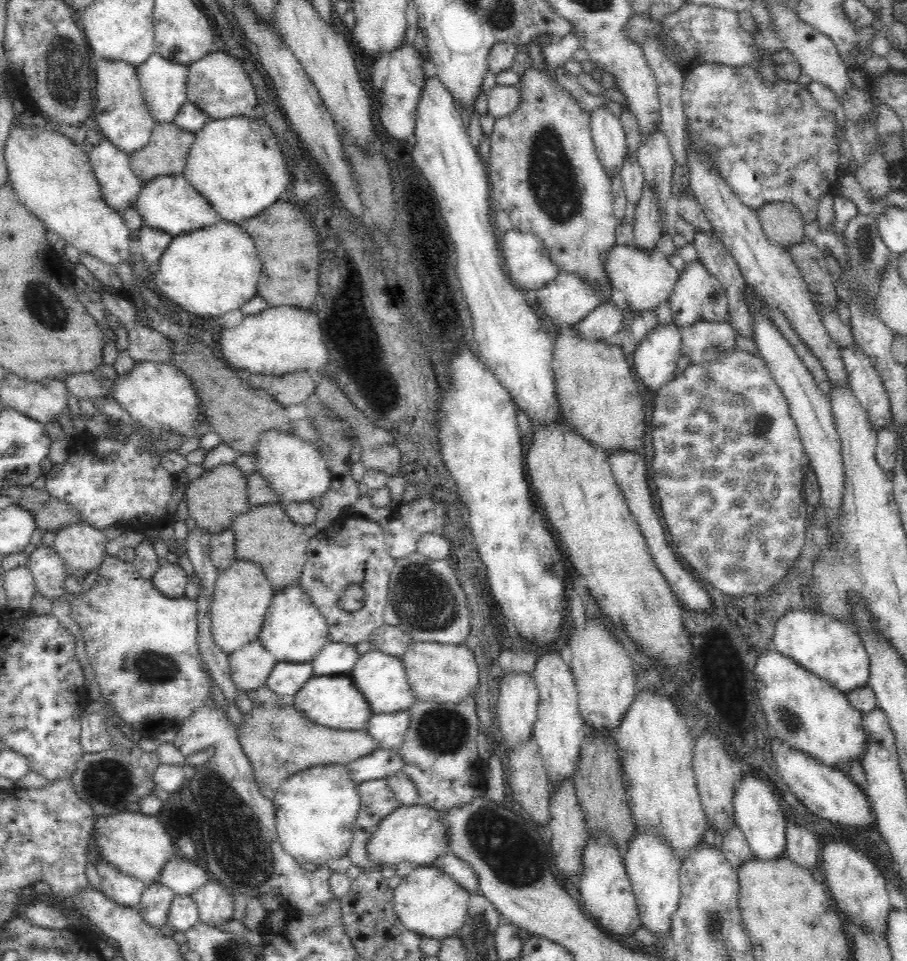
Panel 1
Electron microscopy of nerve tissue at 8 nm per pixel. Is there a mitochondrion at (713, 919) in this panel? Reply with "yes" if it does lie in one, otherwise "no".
yes

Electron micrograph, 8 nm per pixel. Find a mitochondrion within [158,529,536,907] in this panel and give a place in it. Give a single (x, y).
(250, 861)

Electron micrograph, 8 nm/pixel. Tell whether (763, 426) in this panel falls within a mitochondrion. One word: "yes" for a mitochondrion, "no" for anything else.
yes

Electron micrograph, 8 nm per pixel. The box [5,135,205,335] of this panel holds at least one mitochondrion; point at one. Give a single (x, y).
(47, 308)

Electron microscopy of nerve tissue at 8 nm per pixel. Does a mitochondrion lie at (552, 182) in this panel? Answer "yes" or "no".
yes

